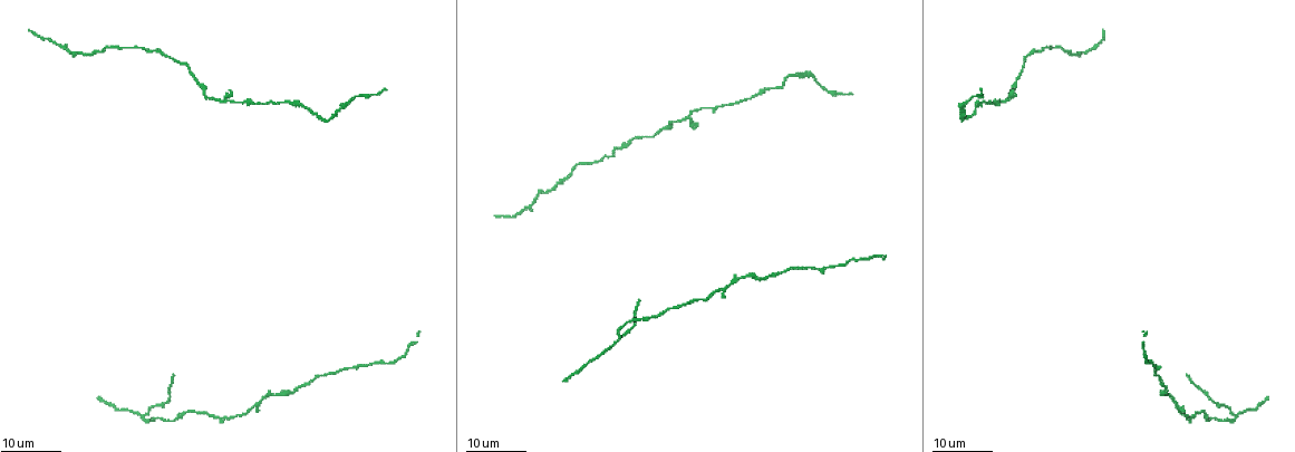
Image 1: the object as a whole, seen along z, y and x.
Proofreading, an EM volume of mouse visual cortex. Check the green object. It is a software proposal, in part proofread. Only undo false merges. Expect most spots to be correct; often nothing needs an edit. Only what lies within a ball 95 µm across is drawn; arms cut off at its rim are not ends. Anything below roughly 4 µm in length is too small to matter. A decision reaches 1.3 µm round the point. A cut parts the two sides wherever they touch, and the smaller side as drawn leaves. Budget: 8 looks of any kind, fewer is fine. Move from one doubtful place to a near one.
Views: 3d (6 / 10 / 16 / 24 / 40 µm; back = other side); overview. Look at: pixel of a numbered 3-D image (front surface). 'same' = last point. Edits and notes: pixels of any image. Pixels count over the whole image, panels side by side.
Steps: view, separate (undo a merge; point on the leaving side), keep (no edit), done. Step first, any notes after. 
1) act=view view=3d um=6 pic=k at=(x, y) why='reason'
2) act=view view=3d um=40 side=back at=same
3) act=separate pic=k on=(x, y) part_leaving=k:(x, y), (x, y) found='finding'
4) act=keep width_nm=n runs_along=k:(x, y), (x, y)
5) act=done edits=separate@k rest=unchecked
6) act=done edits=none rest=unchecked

act=view view=3d um=16 pic=1 at=(177, 419) why='thick turns thin'

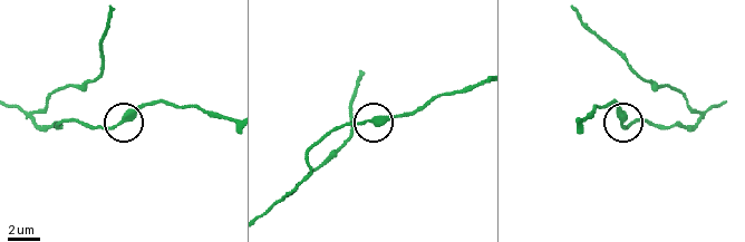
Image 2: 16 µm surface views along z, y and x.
act=view view=3d um=10 pic=2 at=(119, 121)

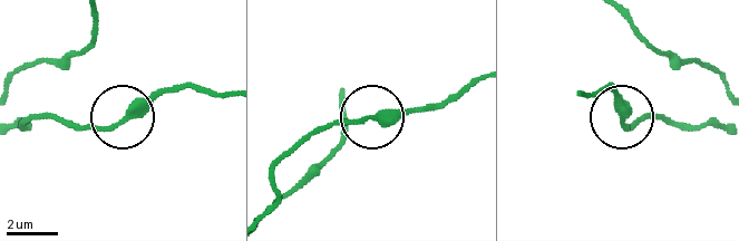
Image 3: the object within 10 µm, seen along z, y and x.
act=keep width_nm=320 runs_along=3:(473, 80), (435, 105), (309, 131) found='one neuron here'

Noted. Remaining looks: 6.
act=view view=3d um=24 pic=1 at=(143, 416) why='branch point'

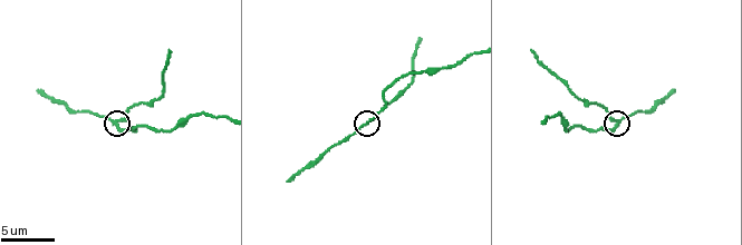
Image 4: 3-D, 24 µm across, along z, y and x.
act=view view=3d um=6 pic=4 at=(118, 120)

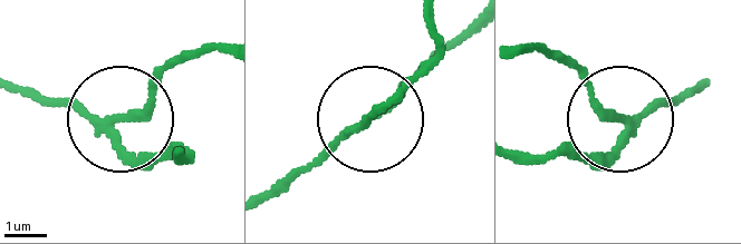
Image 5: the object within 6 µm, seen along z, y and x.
act=separate pic=5 on=(155, 99) side_arm_um=11 arms=3 found='a second neuron is stuck on'

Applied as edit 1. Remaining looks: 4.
act=view view=3d um=24 pic=1 at=(669, 122)

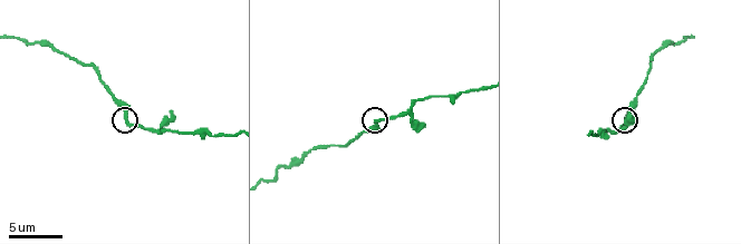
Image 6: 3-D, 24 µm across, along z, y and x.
act=view view=3d um=10 pic=6 at=(374, 120)

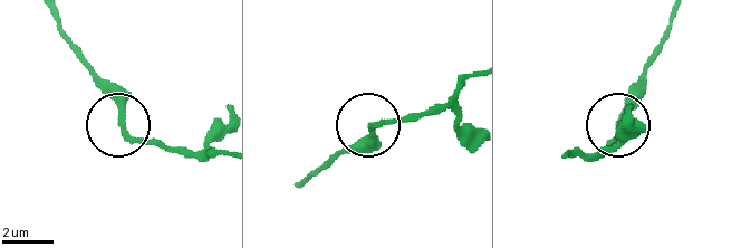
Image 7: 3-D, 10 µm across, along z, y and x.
act=keep runs_along=7:(469, 77), (450, 101), (368, 122), (349, 151) found='one neuron here'

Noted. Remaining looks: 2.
act=view view=3d um=16 pic=1 at=(1064, 50) why='calibre changes'

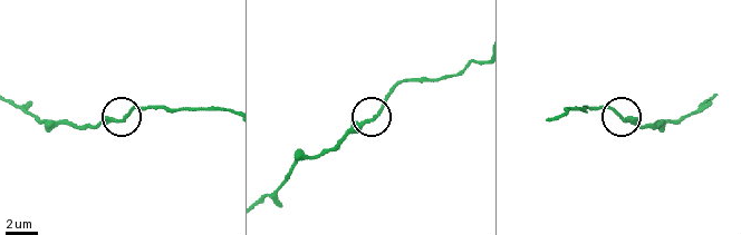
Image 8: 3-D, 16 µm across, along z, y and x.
act=view view=3d um=10 pic=8 at=(119, 118)

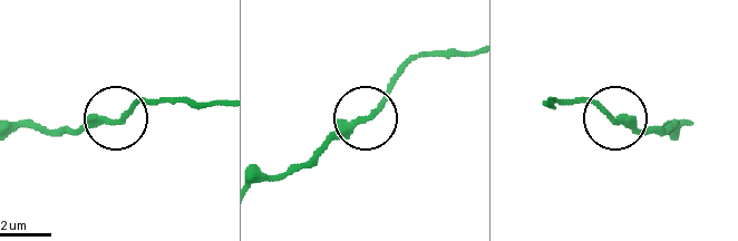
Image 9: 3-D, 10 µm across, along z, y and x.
act=keep width_nm=230 runs_along=9:(472, 50), (427, 50), (414, 57), (308, 164) found='one neuron here'

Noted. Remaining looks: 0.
act=done edits=separate@5 rest=unchecked

